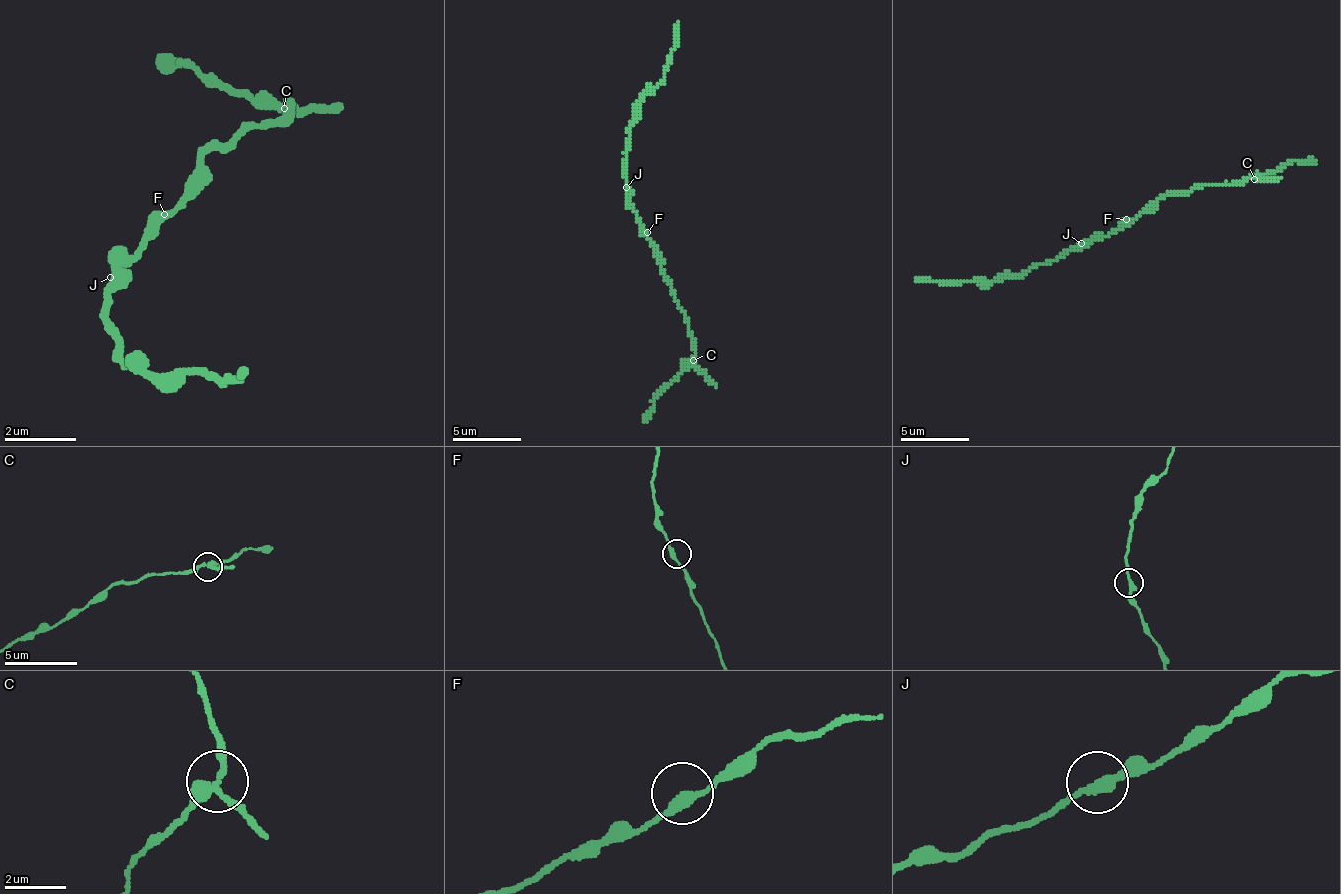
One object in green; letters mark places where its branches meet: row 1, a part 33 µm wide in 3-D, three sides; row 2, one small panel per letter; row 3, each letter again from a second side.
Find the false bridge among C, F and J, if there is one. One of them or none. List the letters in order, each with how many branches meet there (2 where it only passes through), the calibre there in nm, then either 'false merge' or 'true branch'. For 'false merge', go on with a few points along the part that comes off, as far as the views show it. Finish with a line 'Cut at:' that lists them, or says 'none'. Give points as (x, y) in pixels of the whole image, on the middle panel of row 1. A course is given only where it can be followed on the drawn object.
C: 3 branches meet; 280 nm thick; true branch
F: 2 branches meet; 280 nm thick; true branch
J: 2 branches meet; 300 nm thick; true branch
Cut at: none

